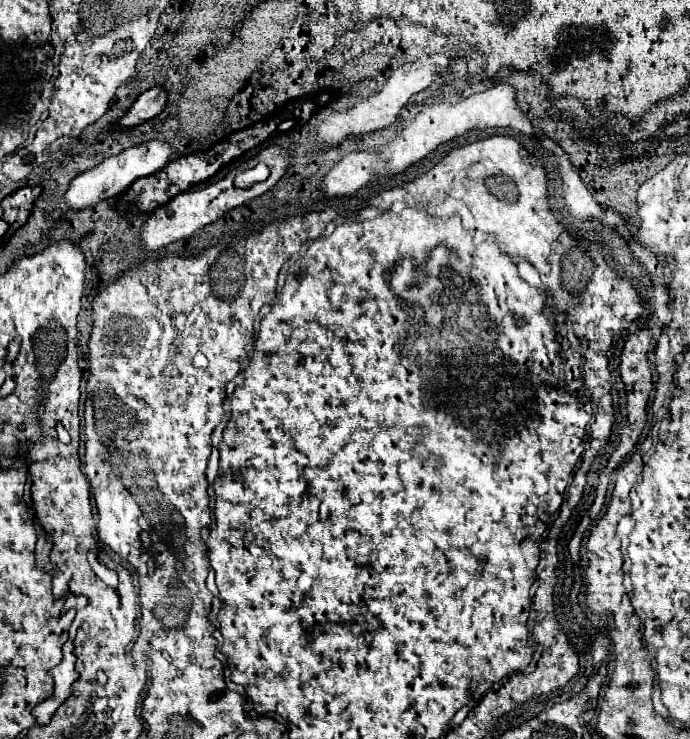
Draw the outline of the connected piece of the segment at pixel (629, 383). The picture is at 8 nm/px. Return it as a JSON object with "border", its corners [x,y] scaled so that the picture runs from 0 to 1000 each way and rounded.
{"border":[[[938,445],[935,448],[926,448],[920,451],[903,470],[900,475],[900,494],[897,494],[897,505],[900,505],[900,513],[906,518],[906,526],[909,526],[909,572],[906,578],[900,581],[900,599],[897,605],[886,614],[886,627],[880,632],[880,637],[886,637],[886,629],[897,632],[906,620],[906,616],[912,616],[932,583],[932,575],[935,575],[935,548],[938,548],[938,540],[941,540],[941,529],[946,526],[946,516],[943,516],[943,497],[941,497],[941,488],[938,488],[938,475],[943,472],[943,459],[938,456]]]}

